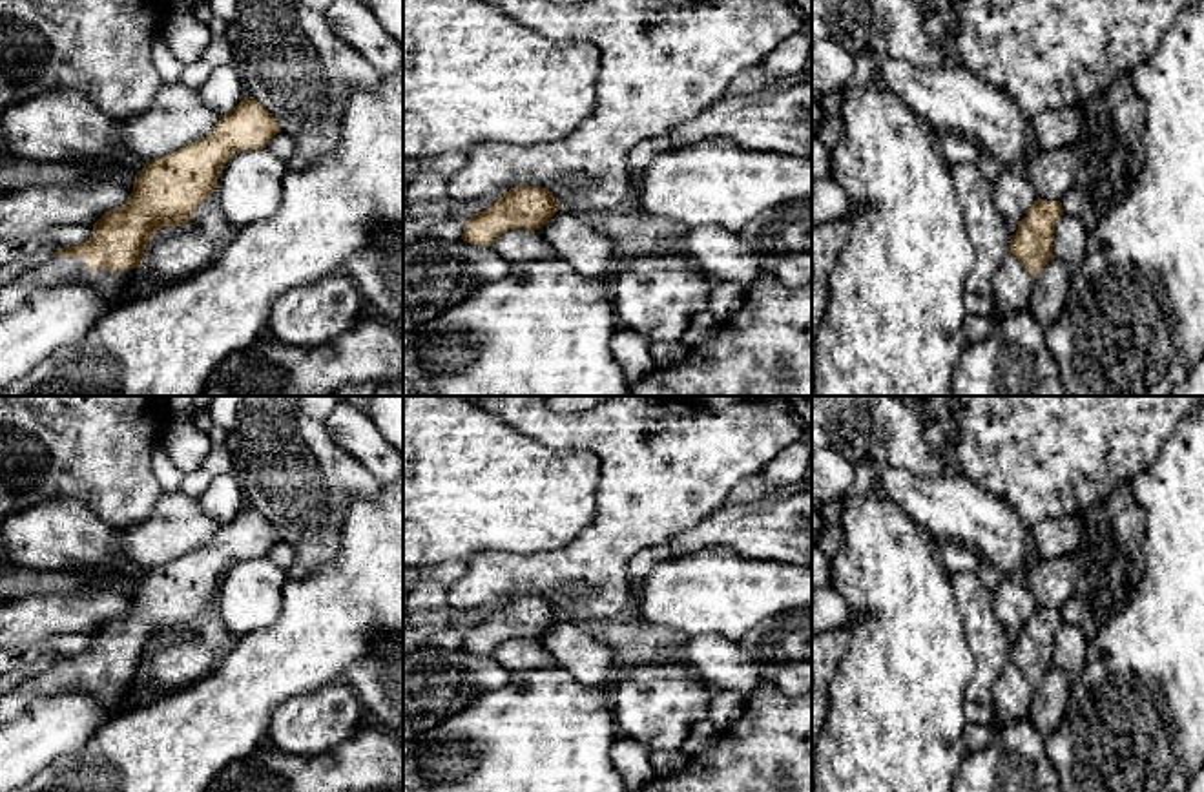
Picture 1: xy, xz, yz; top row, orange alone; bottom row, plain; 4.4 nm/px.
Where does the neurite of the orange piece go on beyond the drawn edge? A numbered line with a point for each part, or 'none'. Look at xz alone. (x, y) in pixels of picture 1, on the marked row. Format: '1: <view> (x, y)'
none

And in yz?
1: yz (1011, 287)

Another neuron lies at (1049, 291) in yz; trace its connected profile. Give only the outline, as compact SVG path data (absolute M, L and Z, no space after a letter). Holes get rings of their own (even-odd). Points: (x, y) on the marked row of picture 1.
M1053 257L1034 277L1029 296L1029 310L1047 330L1062 316L1069 297L1071 274L1067 266Z

